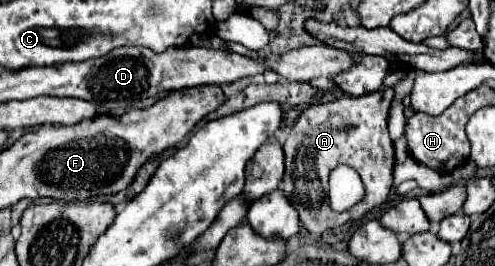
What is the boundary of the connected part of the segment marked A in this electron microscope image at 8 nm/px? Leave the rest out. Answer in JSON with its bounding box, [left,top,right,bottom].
[283,87,395,235]

